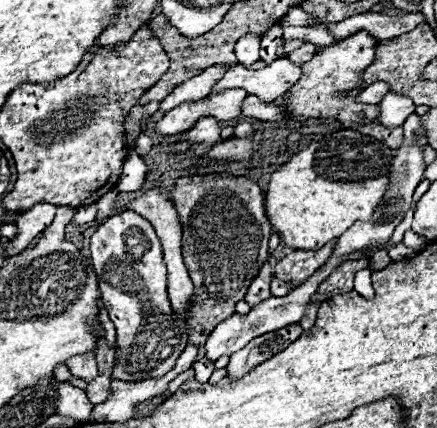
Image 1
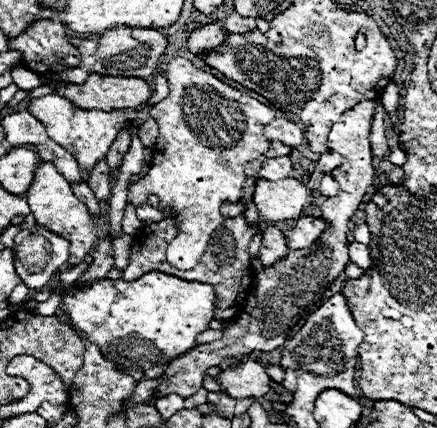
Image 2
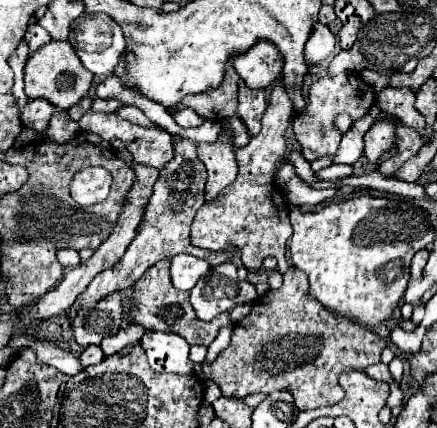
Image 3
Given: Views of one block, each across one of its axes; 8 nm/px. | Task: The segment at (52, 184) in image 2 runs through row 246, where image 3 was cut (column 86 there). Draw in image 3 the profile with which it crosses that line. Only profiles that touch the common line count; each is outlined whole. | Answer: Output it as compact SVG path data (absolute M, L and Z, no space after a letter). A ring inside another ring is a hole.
M52 40L28 56L24 66L24 92L28 100L42 98L60 110L68 110L88 94L92 78L92 72L86 72L86 68L82 68L82 62L74 56L74 48L70 48L68 42Z

